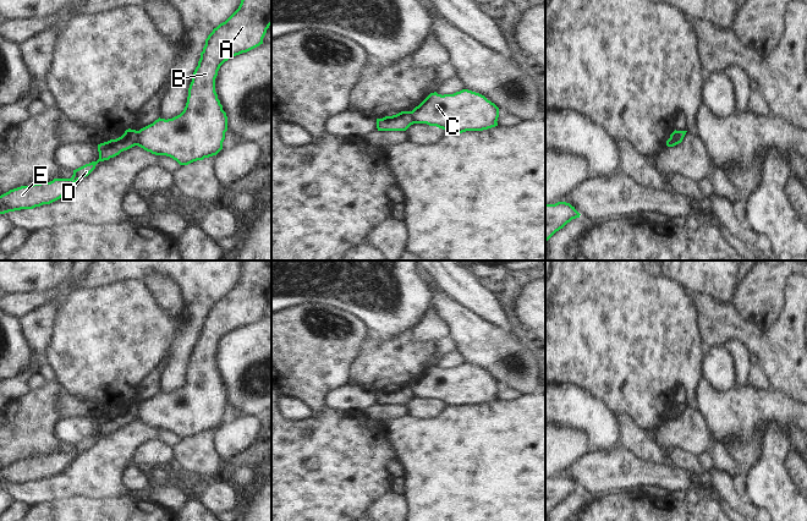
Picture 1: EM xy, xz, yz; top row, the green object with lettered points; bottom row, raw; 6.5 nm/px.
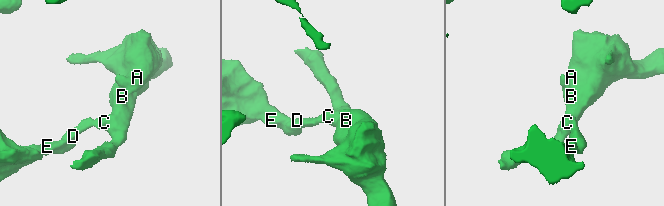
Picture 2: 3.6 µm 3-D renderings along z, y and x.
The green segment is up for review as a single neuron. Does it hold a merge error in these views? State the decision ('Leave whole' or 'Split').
Split.

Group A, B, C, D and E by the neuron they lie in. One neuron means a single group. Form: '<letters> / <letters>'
A B C / D E

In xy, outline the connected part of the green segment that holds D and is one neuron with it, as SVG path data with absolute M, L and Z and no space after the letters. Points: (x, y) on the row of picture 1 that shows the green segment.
M126 130L125 133L98 144L99 159L76 170L71 179L54 179L50 182L21 186L0 196L0 214L21 209L33 209L60 199L78 180L88 176L99 161L109 160L121 152L137 146L138 131Z

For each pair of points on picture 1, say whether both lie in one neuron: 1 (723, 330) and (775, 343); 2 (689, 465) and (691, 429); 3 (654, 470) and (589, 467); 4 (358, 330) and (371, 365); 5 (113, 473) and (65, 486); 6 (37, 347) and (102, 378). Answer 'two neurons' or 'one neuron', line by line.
1: one neuron
2: two neurons
3: one neuron
4: two neurons
5: one neuron
6: two neurons

